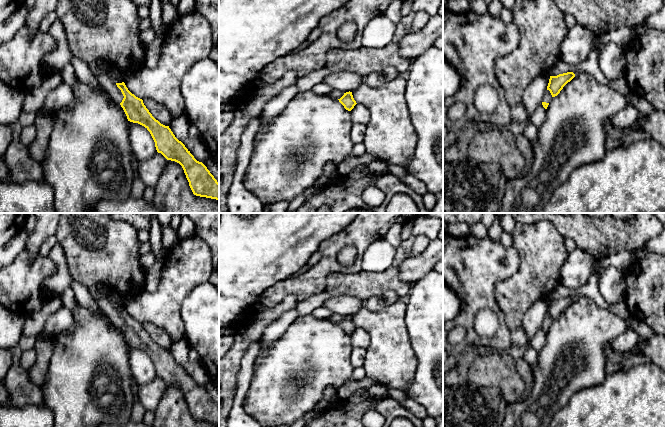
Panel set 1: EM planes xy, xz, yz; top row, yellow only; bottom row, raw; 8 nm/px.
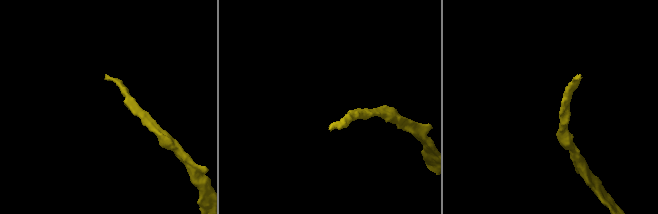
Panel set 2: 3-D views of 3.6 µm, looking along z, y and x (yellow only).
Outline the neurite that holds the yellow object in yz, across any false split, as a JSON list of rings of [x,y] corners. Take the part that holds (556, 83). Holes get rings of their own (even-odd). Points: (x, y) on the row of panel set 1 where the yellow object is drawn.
[[[573,72],[559,74],[557,76],[550,76],[547,90],[545,92],[542,105],[547,109],[553,97],[557,96],[563,87],[575,77]]]

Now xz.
[[[332,90],[328,95],[333,99],[337,99],[348,111],[351,111],[357,104],[353,98],[352,92],[350,91],[343,93],[338,90]]]

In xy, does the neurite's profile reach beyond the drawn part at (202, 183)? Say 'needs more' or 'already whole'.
needs more

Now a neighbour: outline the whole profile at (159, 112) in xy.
[[[144,98],[142,100],[146,108],[156,120],[165,126],[170,125],[173,118],[170,111],[165,106],[161,105],[159,102],[156,102],[151,98]]]

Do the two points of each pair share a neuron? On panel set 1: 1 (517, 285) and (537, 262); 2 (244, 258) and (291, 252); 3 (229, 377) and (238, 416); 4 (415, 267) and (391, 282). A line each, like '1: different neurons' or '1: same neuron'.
1: same neuron
2: same neuron
3: different neurons
4: different neurons

